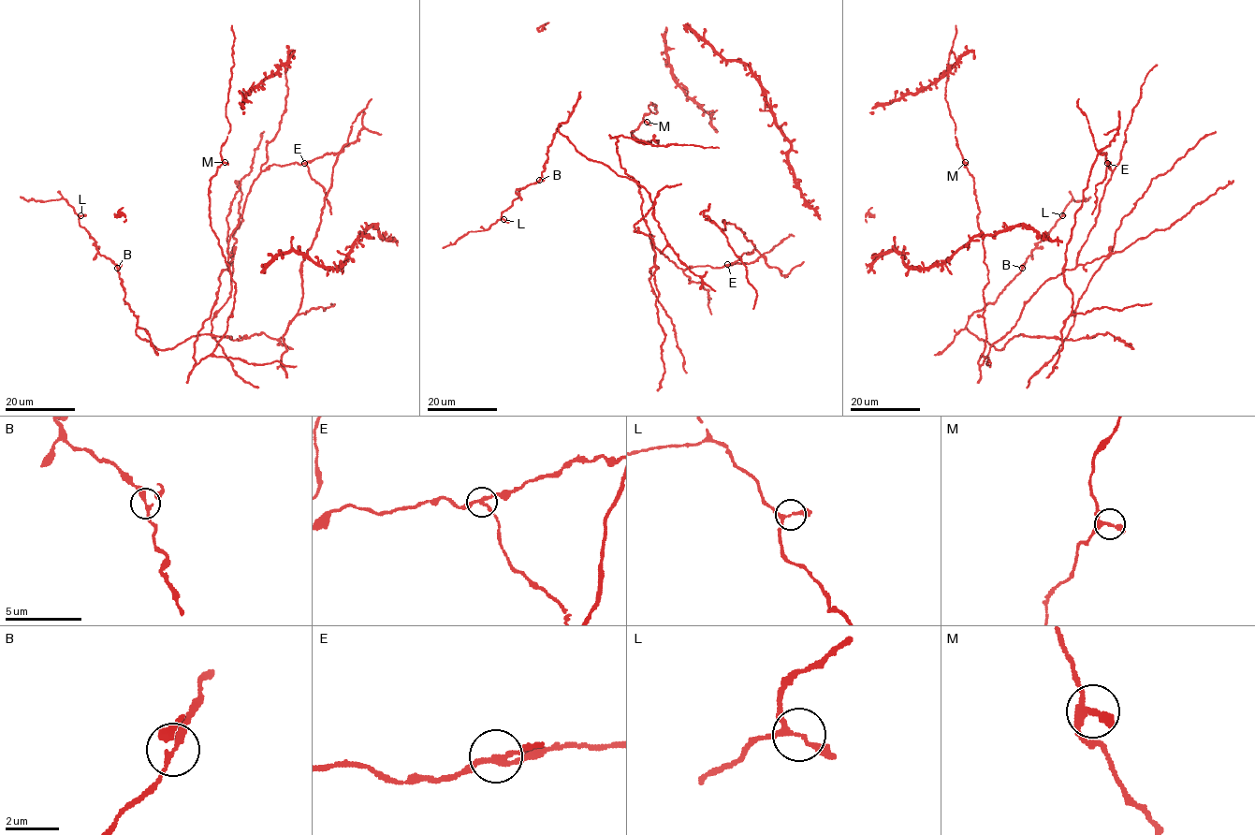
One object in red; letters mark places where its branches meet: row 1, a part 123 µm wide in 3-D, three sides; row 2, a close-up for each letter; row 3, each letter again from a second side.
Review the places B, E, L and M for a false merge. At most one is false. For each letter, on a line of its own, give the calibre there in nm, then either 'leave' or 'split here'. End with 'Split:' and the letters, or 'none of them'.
B: 190 nm thick; leave
E: 180 nm thick; split here
L: 160 nm thick; leave
M: 200 nm thick; leave
Split: E

